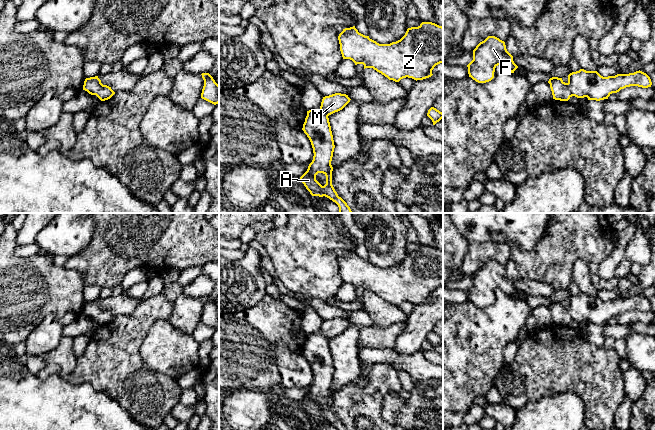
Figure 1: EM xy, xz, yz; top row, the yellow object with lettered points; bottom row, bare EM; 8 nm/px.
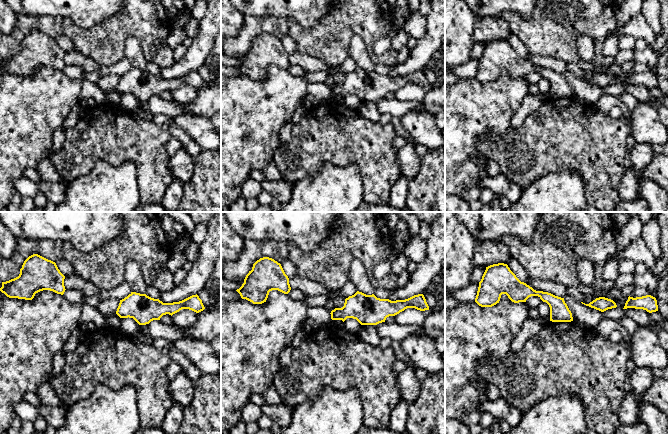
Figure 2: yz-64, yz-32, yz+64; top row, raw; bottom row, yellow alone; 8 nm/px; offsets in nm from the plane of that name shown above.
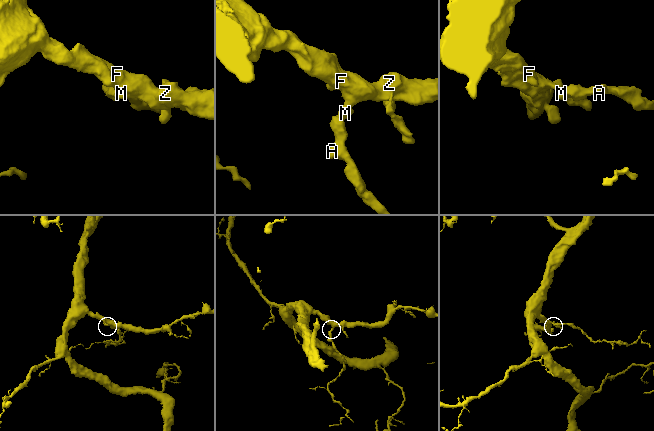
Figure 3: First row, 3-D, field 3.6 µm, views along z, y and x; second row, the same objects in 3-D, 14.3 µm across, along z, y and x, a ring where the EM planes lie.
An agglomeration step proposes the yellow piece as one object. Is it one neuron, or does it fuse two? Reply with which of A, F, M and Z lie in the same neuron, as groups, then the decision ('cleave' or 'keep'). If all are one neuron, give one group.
groups A F M Z; keep

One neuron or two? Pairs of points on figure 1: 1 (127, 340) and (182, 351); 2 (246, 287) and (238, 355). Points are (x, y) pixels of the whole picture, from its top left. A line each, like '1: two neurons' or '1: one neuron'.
1: two neurons
2: two neurons

